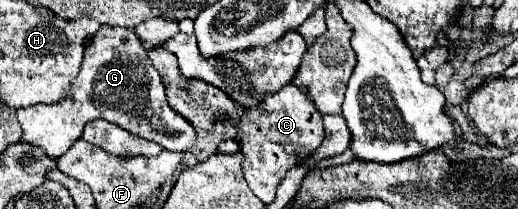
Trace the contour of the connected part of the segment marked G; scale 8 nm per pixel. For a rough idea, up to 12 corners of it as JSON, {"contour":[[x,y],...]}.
{"contour":[[100,25],[70,93],[18,109],[20,141],[60,159],[84,123],[188,151],[134,29]]}

